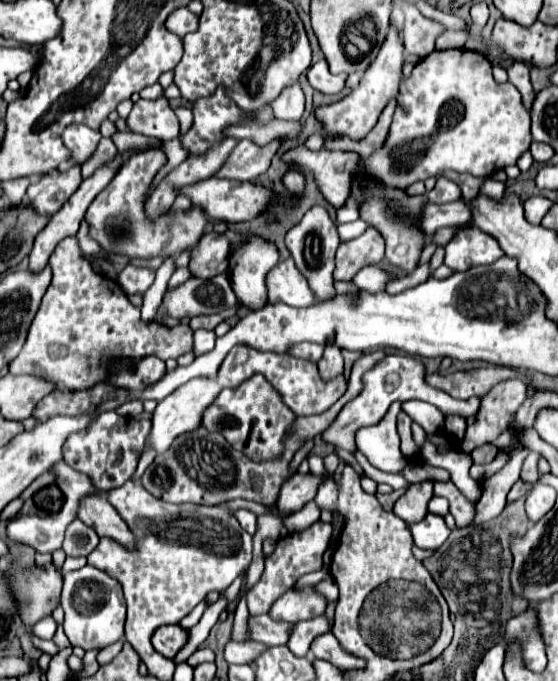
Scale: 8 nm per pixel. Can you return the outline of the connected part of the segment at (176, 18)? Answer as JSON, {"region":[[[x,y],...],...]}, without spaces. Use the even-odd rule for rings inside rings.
{"region":[[[181,8],[181,10],[175,10],[167,18],[167,30],[173,32],[173,34],[177,34],[179,38],[183,38],[185,34],[197,30],[197,20],[199,18],[193,12],[189,12],[187,8]]]}

